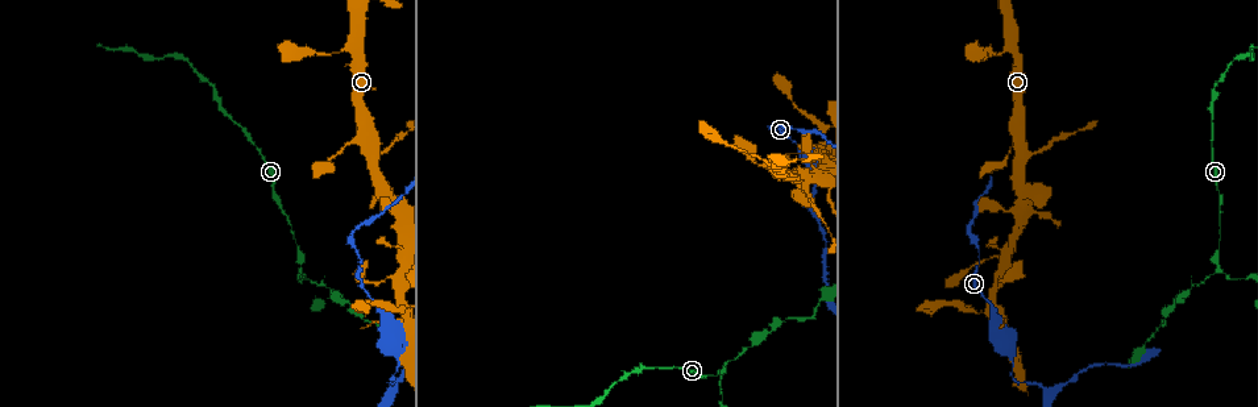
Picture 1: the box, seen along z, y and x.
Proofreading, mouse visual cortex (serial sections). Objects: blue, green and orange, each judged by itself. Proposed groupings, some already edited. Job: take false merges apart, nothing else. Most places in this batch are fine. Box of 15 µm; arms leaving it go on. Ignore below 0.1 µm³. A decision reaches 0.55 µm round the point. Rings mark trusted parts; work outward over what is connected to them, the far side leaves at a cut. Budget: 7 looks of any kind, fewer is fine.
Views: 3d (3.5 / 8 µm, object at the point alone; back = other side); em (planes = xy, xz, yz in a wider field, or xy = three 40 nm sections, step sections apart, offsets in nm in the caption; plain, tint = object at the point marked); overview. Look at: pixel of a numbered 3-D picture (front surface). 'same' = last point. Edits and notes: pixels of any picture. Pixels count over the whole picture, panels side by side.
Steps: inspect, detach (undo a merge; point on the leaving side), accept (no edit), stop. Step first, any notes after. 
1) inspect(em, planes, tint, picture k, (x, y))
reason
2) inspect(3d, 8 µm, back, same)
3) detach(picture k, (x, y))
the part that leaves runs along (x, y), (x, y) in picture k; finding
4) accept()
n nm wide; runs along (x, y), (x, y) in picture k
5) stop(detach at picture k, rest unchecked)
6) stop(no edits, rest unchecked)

inspect(3d, 3.5 µm, picture 1, (798, 185))

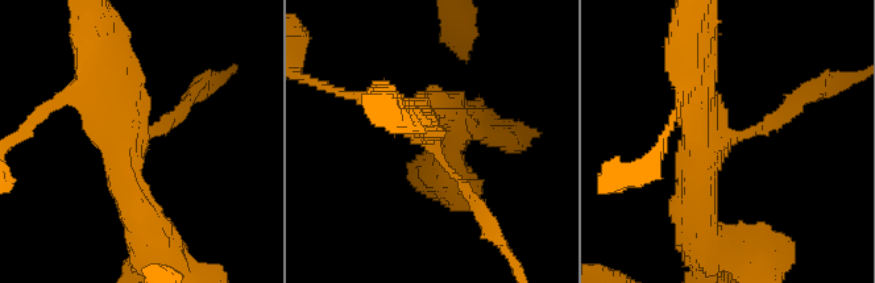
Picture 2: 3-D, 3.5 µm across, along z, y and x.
accept()
arms of 150, 400, 400 nm; runs along (394, 109), (427, 127), (472, 200) in picture 2; one cell here

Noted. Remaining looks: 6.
inspect(3d, 3.5 µm, picture 1, (1024, 207))
sharp bend

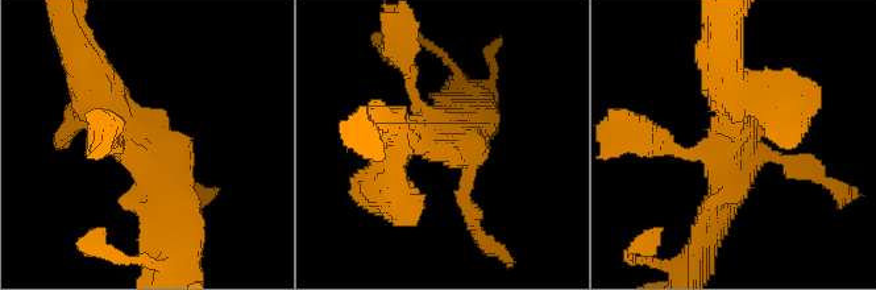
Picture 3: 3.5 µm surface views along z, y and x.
inspect(em, planes, tint, picture 3, (732, 143))
now the EM

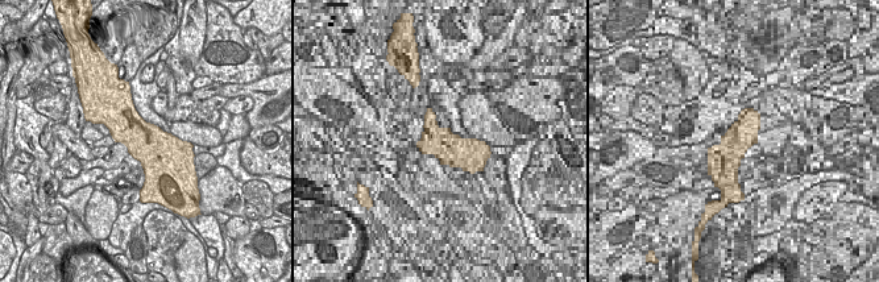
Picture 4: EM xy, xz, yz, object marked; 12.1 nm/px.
accept()
runs along (87, 73), (156, 161), (179, 218) in picture 3; one cell here

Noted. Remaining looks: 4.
inspect(3d, 3.5 µm, picture 1, (388, 382))
abrupt turn

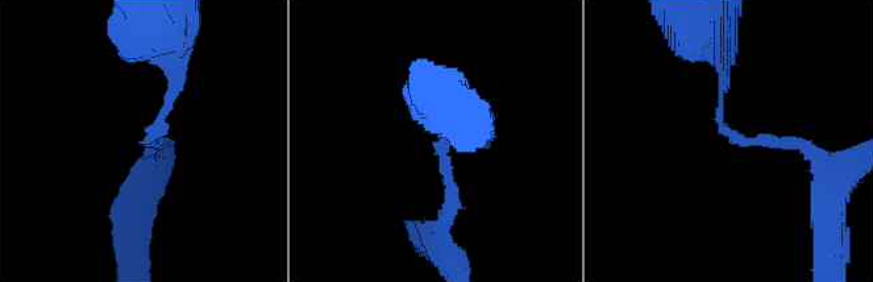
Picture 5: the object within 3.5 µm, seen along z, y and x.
inspect(em, xy, step 2, tint, picture 5, (150, 137))
arms of 150, 150 nm

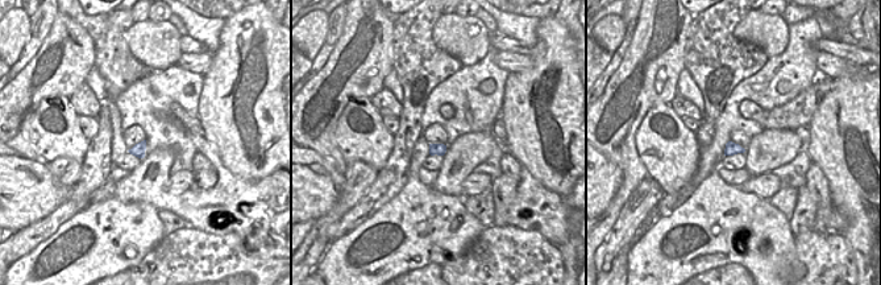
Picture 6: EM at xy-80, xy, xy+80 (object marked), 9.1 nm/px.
accept()
110 nm wide; runs along (468, 131), (444, 144), (444, 228) in picture 5; one cell here

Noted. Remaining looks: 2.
stop(no edits, rest unchecked)

